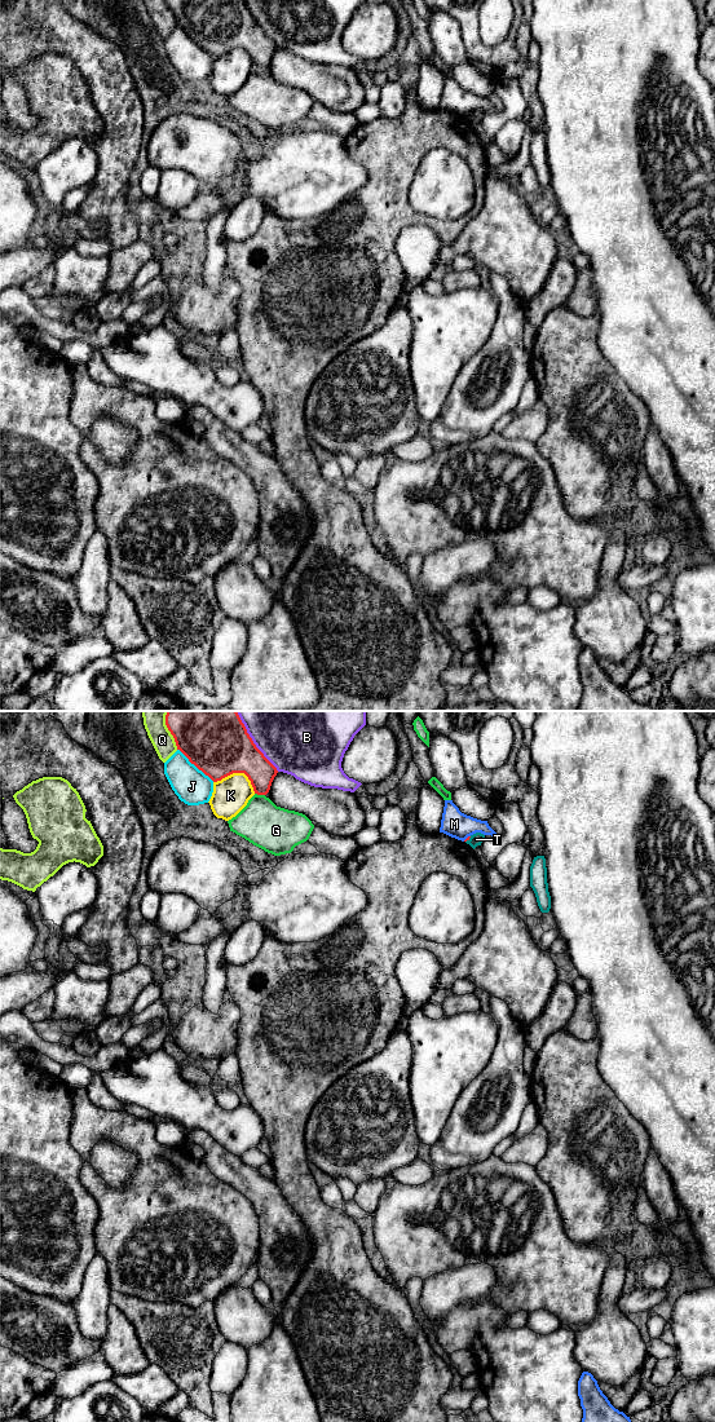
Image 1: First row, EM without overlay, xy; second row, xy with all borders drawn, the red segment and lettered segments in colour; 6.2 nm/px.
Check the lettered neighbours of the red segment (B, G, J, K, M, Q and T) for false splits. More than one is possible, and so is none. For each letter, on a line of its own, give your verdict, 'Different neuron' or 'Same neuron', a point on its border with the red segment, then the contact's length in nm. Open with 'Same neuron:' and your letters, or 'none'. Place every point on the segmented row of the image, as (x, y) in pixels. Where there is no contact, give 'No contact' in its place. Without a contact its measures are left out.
Same neuron: none
B: Different neuron. Touches red at xy (252, 741). Shared border 460 nm
G: Different neuron. Touches red at xy (260, 794). Shared border 70 nm
J: Different neuron. Touches red at xy (195, 765). Shared border 300 nm
K: Different neuron. Touches red at xy (238, 772). Shared border 280 nm
M: Different neuron. Touches red at xy (467, 838). Shared border 60 nm
Q: Different neuron. Touches red at xy (168, 729). Shared border 260 nm
T: Different neuron. Touches red at xy (468, 839). Shared border 50 nm

